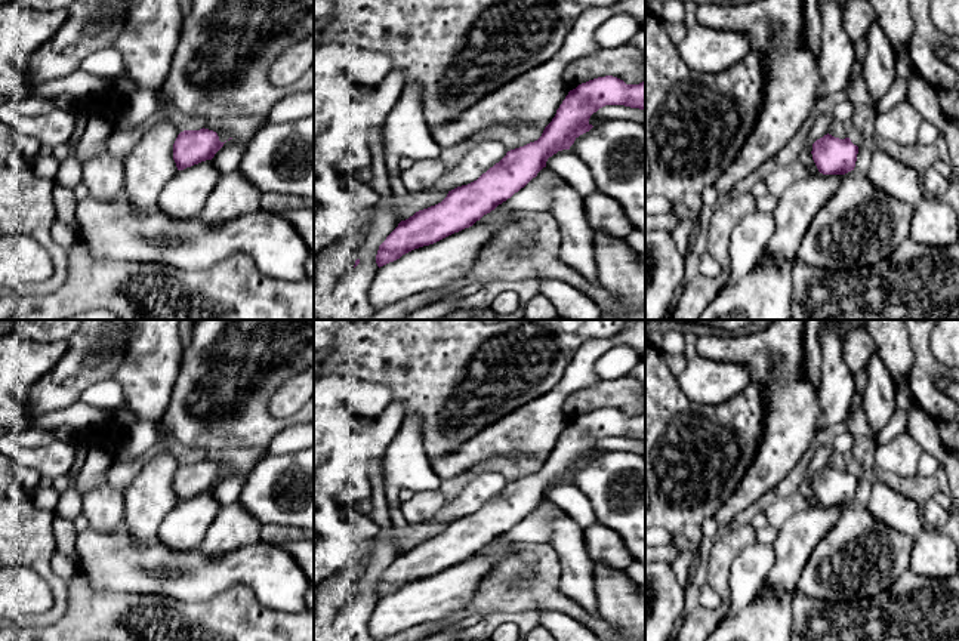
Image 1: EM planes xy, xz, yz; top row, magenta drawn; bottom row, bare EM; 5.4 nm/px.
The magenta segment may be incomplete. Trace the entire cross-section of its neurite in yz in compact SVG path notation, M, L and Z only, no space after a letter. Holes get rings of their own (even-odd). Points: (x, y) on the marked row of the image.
M824 135L812 144L812 160L823 175L845 175L855 167L858 147L849 138Z

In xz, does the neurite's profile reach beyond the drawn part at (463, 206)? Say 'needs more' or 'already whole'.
already whole

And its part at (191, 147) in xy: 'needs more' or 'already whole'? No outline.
already whole

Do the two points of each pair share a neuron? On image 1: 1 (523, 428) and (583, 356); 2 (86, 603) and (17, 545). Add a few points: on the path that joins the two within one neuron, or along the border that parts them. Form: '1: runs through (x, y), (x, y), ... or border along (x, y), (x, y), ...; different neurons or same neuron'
1: runs through (540, 412), (579, 373); same neuron
2: border along (67, 579), (67, 610), (56, 621); different neurons

